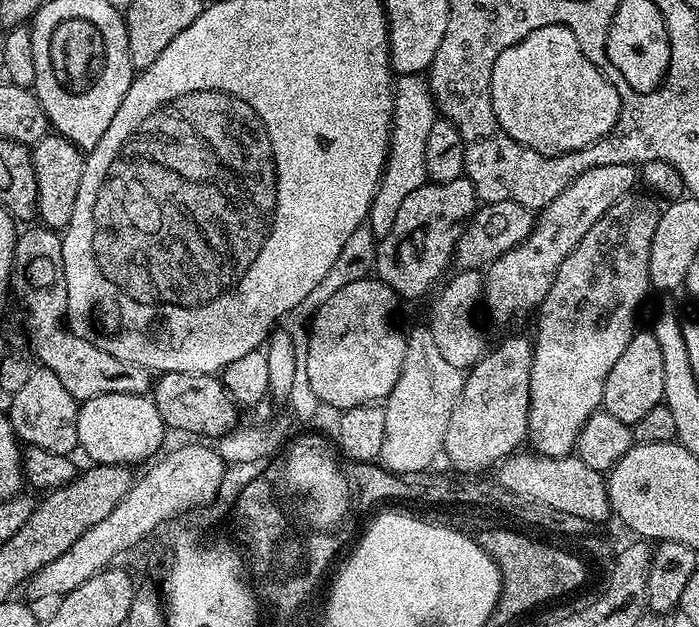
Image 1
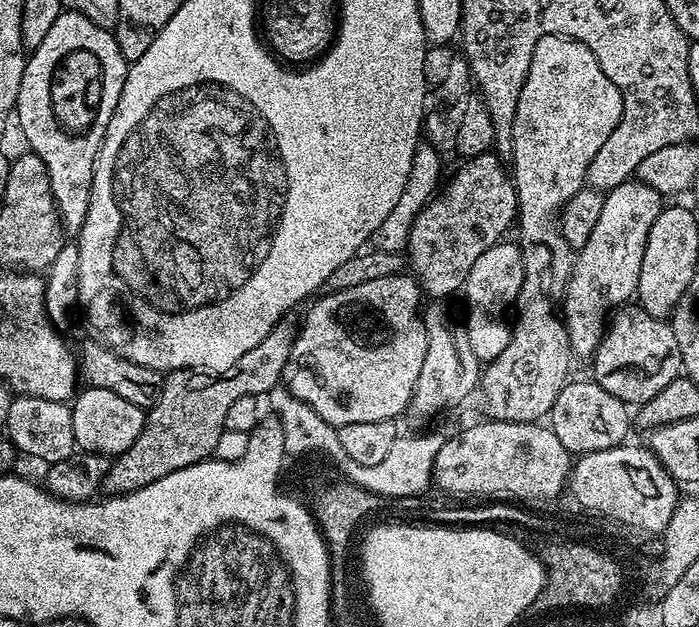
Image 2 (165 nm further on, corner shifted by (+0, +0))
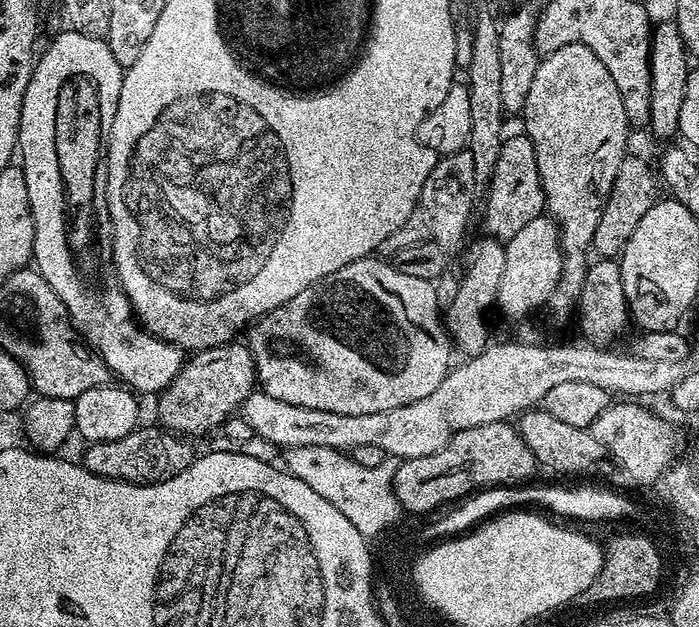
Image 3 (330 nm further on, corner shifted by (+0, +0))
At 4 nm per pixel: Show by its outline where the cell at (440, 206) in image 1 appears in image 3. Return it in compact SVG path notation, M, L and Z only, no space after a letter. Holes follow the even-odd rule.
M523 134L509 135L500 146L500 157L492 179L486 185L484 196L484 228L489 237L507 242L522 230L522 226L534 222L545 211L542 180L538 174L538 160L534 158L534 146Z

